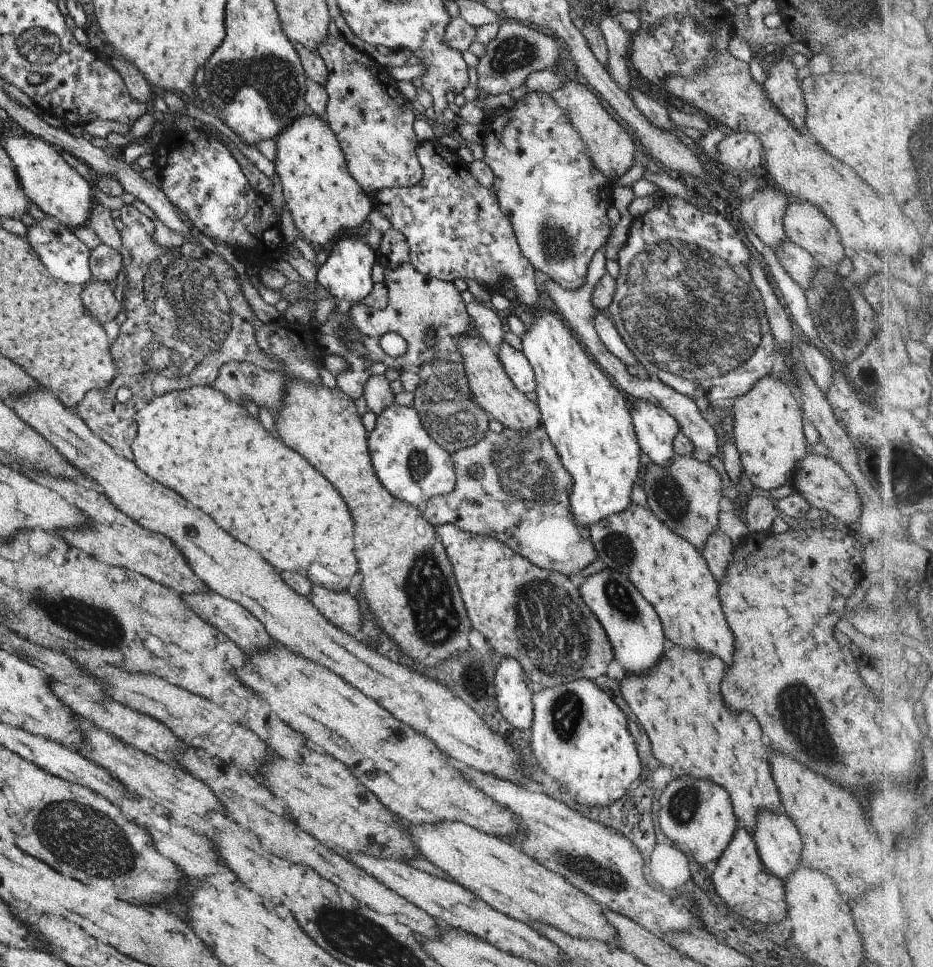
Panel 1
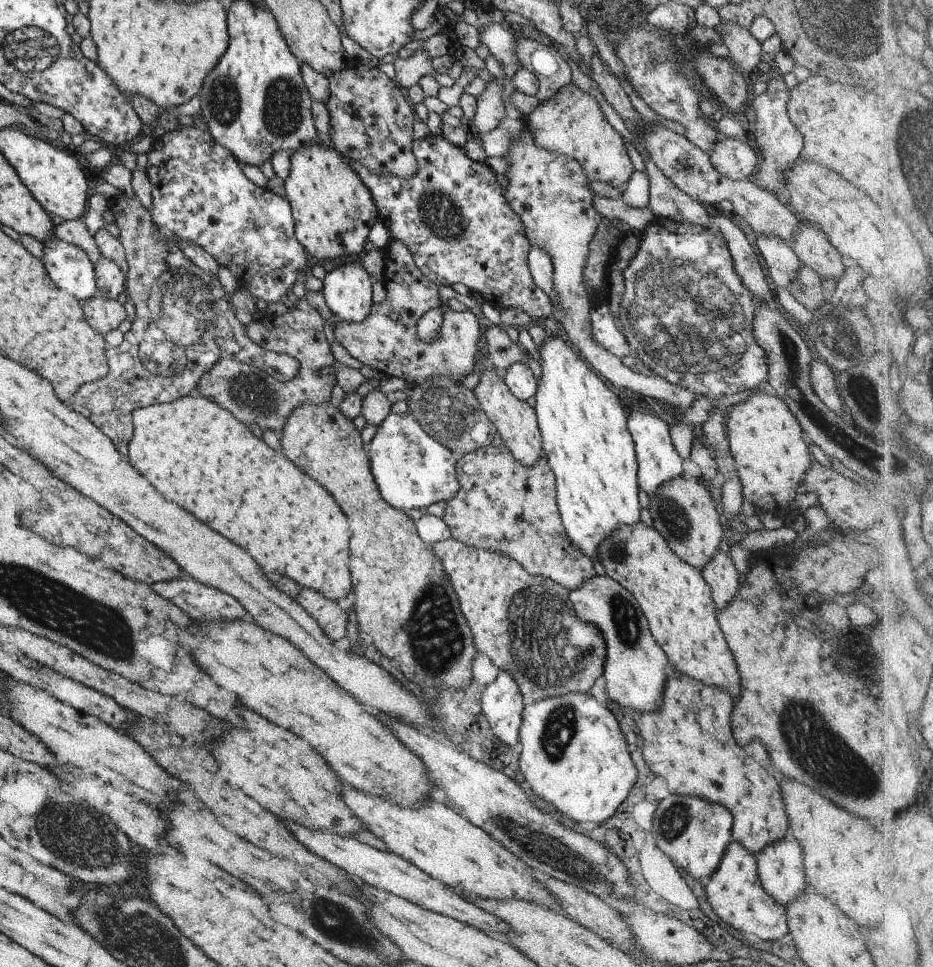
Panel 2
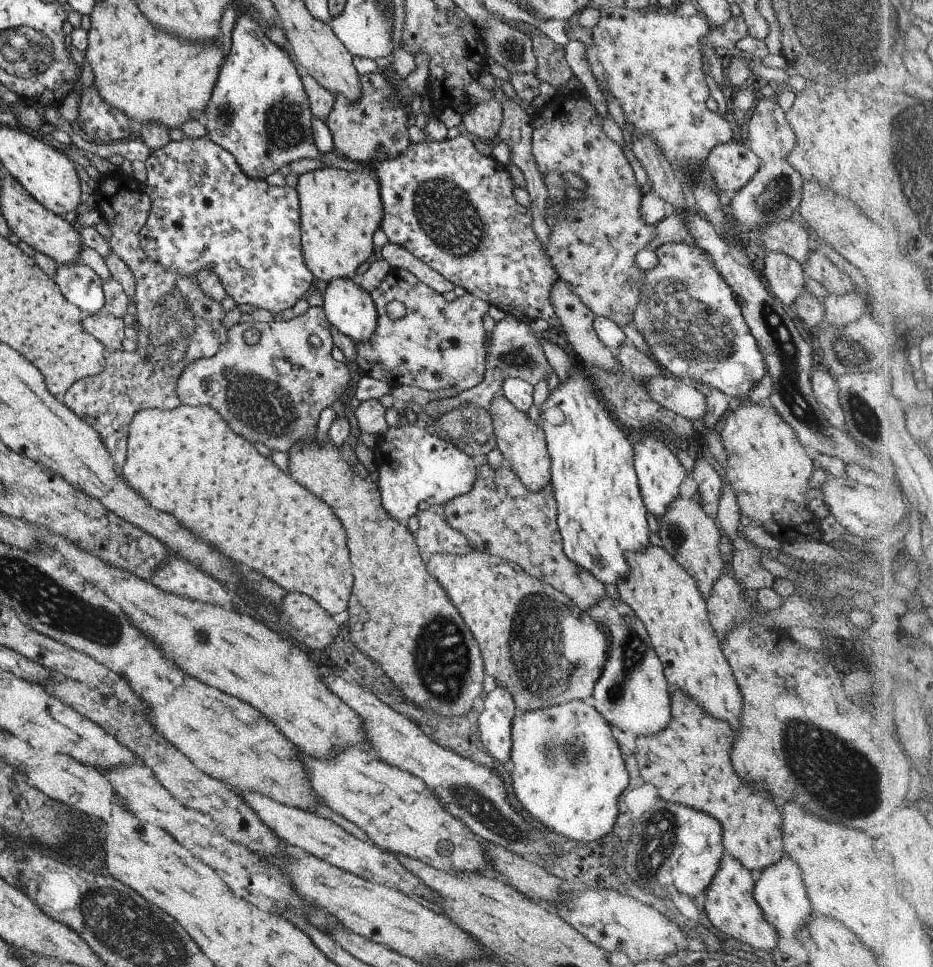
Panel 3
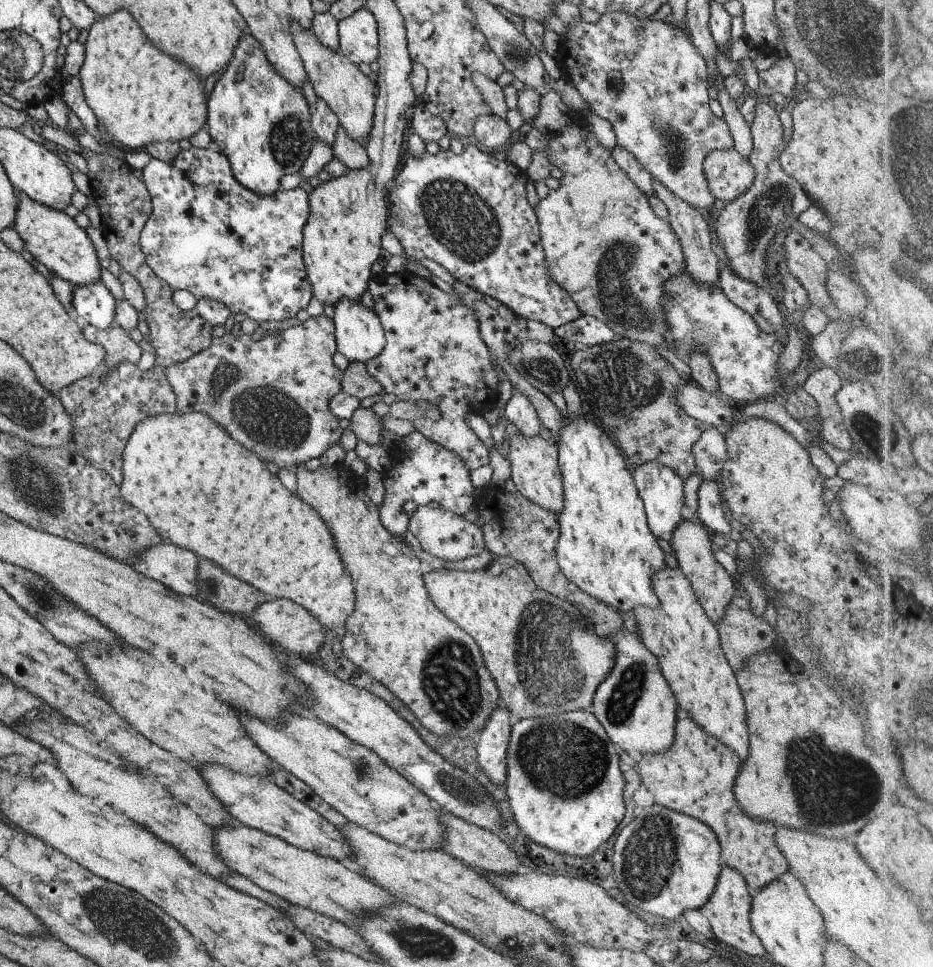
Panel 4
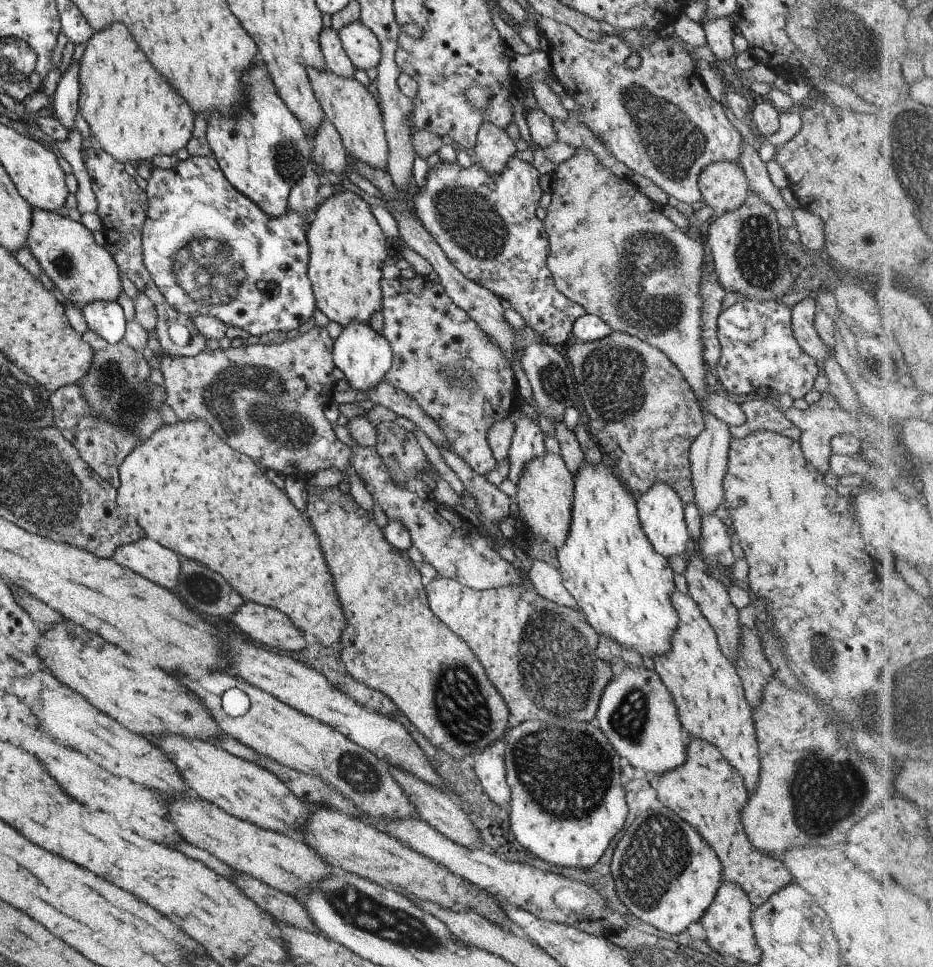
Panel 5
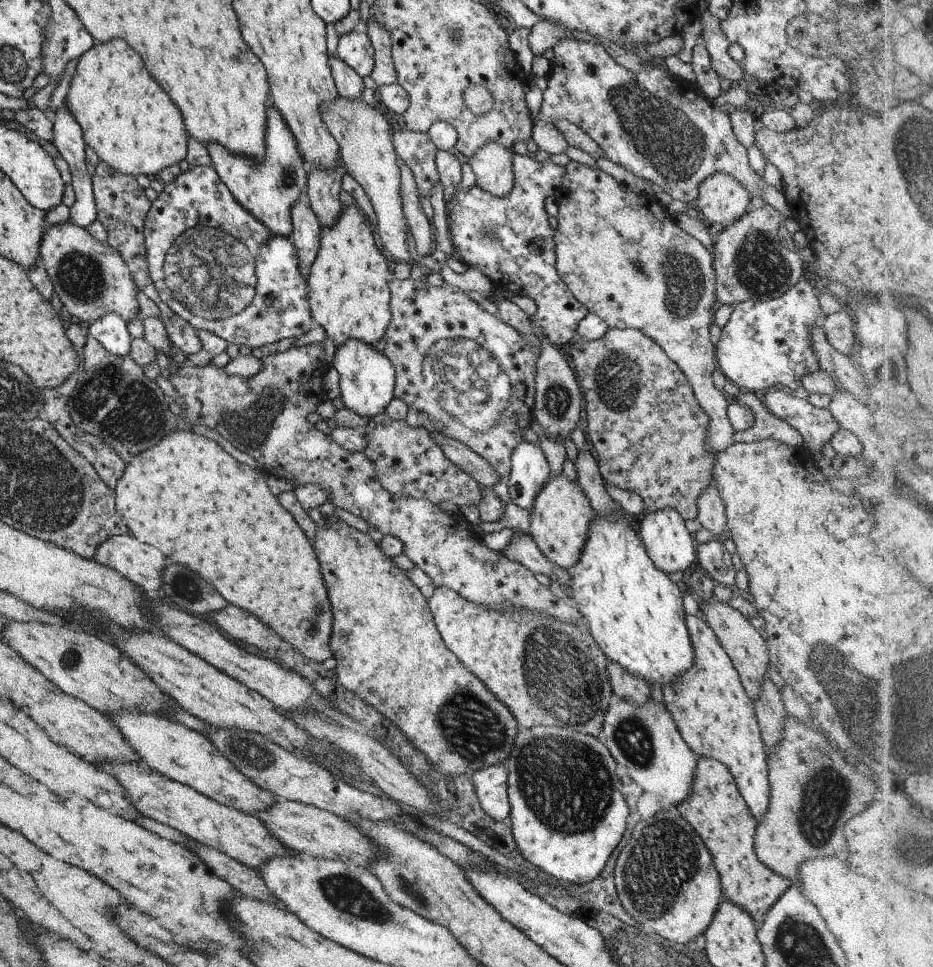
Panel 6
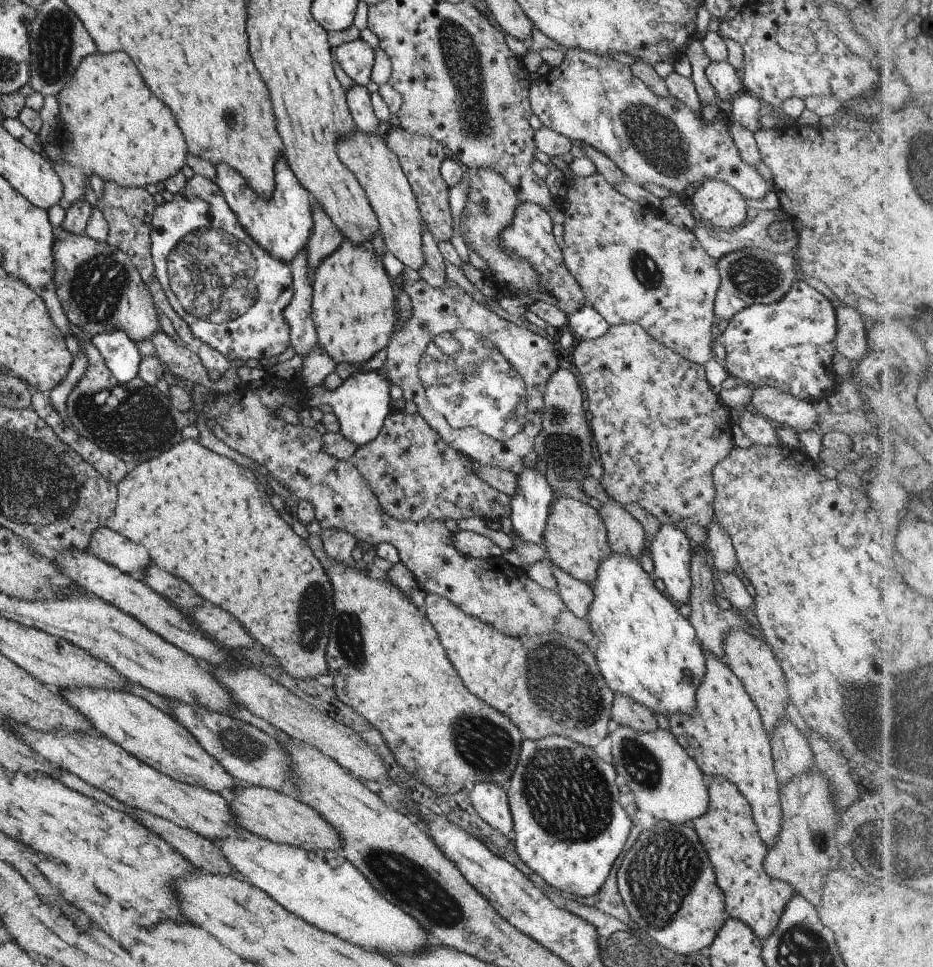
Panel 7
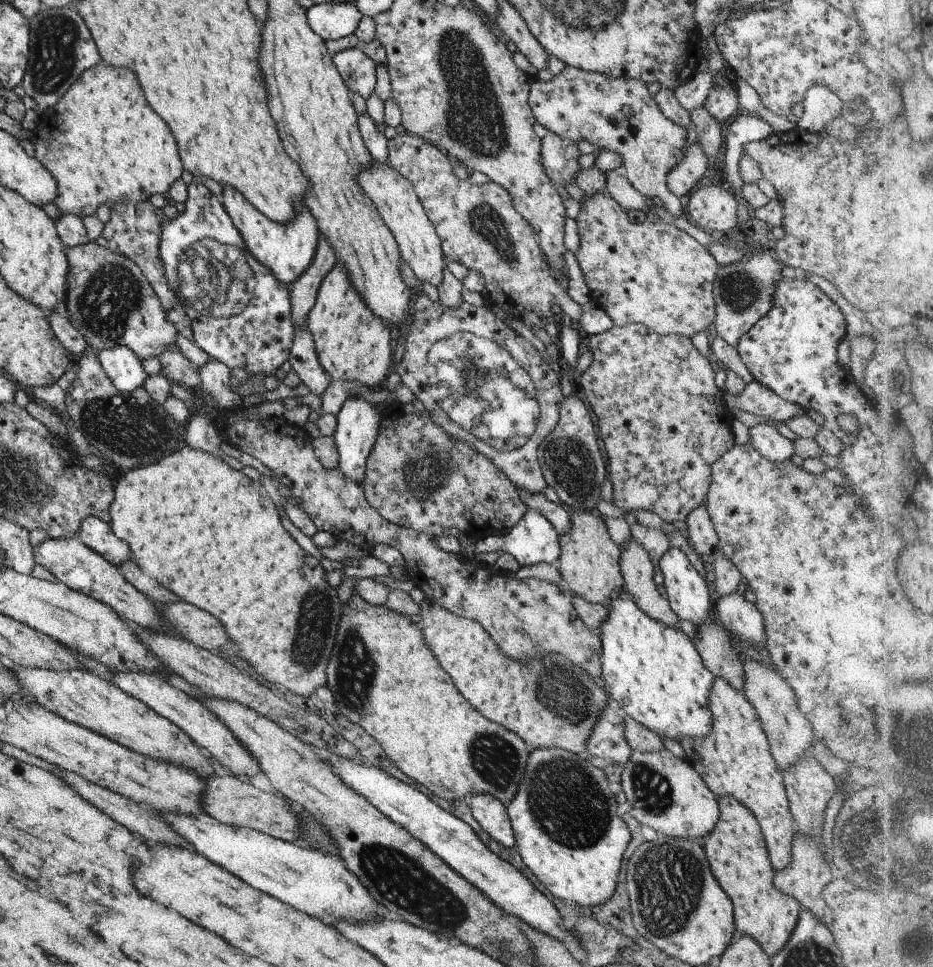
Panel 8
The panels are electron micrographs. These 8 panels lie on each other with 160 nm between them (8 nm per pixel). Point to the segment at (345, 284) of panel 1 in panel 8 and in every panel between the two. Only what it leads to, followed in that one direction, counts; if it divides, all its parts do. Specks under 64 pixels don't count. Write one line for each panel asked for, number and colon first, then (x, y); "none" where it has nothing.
2: (347, 289)
3: (346, 306)
4: (359, 336)
5: (363, 356)
6: (365, 376)
7: (361, 403)
8: (357, 422)

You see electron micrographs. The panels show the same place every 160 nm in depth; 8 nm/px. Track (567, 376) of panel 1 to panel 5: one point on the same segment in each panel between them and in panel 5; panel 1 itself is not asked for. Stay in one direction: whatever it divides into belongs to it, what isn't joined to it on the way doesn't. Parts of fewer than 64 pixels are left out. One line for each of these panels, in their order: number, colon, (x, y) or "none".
2: (584, 435)
3: (600, 515)
4: (605, 548)
5: (622, 586)

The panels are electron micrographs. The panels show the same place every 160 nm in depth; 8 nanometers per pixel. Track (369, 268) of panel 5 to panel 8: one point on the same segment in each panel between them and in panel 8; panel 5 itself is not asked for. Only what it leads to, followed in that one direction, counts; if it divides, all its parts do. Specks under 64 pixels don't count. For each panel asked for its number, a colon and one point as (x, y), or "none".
6: (346, 284)
7: (353, 311)
8: (351, 343)

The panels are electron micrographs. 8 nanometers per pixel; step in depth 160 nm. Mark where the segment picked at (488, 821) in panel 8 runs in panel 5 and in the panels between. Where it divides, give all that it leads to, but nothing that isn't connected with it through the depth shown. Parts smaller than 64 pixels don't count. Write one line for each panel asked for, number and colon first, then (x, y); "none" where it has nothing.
5: (488, 765)
6: (489, 783)
7: (489, 800)

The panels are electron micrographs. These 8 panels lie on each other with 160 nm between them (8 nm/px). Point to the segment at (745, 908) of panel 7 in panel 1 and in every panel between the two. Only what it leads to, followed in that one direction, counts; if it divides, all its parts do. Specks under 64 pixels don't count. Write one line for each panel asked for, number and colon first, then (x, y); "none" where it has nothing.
1: (677, 702)
2: (687, 741)
3: (688, 762)
4: (694, 776)
5: (705, 790)
6: (714, 808)

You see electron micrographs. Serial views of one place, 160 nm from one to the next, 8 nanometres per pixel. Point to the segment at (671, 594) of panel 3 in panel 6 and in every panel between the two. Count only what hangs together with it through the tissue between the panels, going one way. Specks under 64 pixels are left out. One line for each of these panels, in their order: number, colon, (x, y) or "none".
4: (677, 631)
5: (707, 693)
6: (714, 716)

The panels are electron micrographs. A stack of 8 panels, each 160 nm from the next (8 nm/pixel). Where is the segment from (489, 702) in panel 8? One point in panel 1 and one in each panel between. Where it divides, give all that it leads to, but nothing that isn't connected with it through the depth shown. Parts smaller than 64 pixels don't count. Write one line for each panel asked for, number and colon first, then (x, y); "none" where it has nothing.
1: (537, 616)
2: (525, 624)
3: (533, 641)
4: (546, 658)
5: (540, 657)
6: (547, 673)
7: (547, 684)

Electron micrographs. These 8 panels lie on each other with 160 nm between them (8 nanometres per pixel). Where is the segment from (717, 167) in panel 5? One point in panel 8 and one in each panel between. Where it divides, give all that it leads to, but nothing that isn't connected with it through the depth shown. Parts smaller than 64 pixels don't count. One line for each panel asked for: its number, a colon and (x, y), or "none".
6: (721, 198)
7: (715, 203)
8: (711, 207)

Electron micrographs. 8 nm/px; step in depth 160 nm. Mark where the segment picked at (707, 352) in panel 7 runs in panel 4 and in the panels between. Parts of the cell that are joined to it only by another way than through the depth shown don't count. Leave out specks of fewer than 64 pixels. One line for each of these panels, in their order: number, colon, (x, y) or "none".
4: (602, 244)
5: (610, 250)
6: (628, 263)

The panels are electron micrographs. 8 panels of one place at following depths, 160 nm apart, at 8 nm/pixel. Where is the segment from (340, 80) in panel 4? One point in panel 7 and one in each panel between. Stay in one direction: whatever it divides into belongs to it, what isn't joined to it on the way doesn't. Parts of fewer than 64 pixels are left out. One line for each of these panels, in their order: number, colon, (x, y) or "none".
5: (349, 106)
6: (363, 137)
7: (376, 169)

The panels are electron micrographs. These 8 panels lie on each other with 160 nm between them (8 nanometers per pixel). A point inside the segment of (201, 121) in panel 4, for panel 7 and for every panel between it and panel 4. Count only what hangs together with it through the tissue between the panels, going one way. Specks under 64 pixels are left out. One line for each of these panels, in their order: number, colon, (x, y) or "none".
5: (132, 113)
6: (129, 122)
7: (113, 127)

